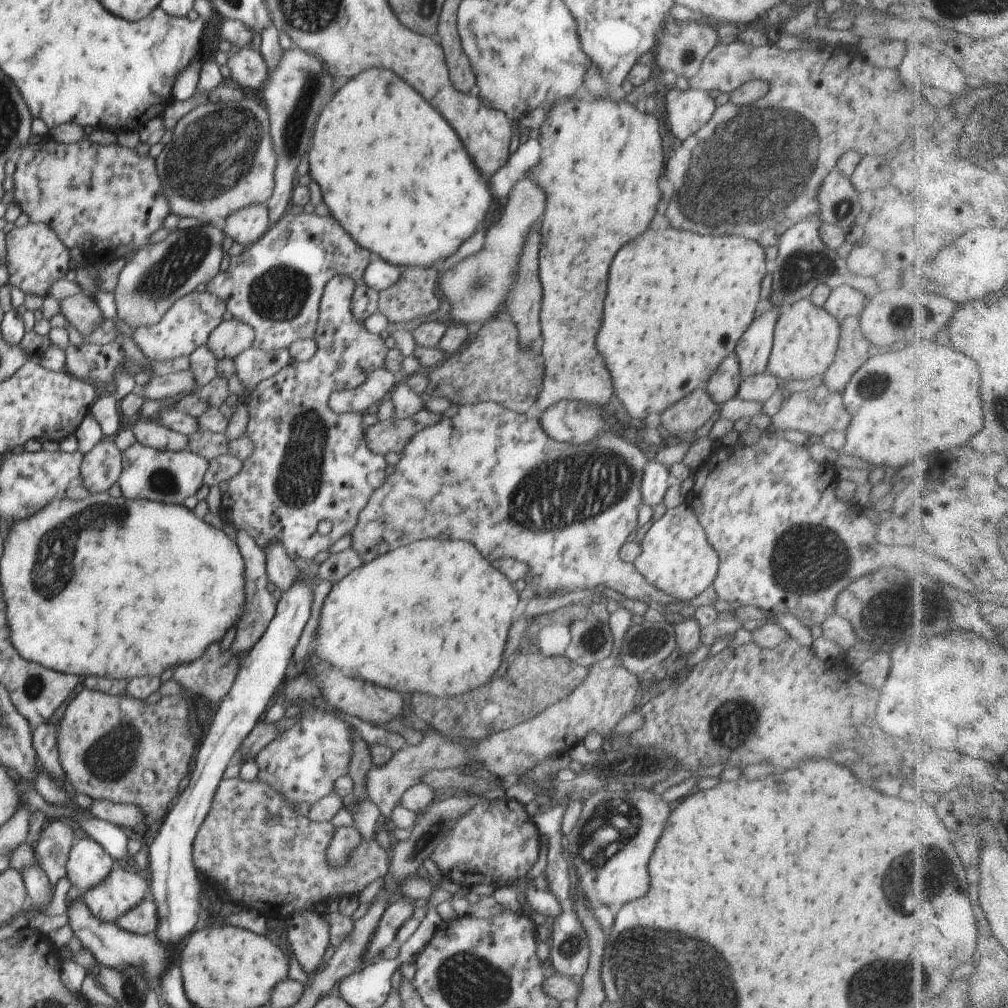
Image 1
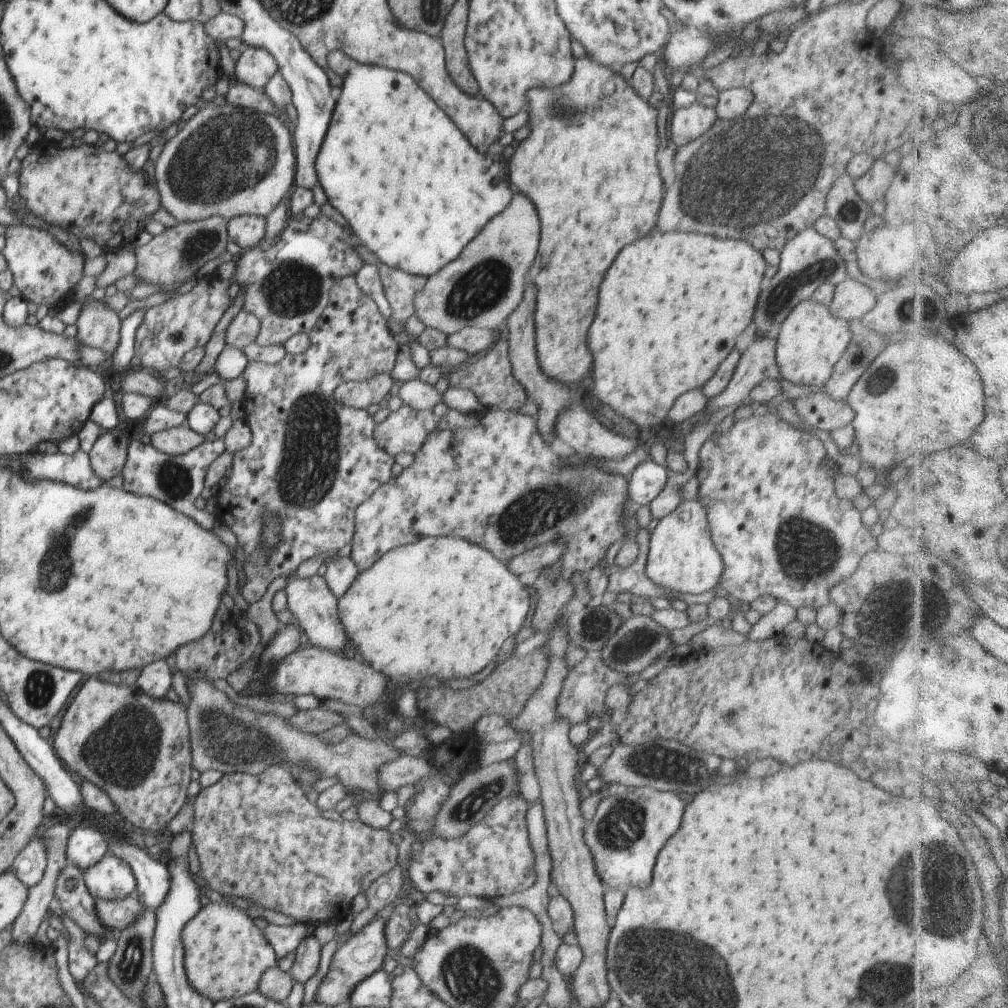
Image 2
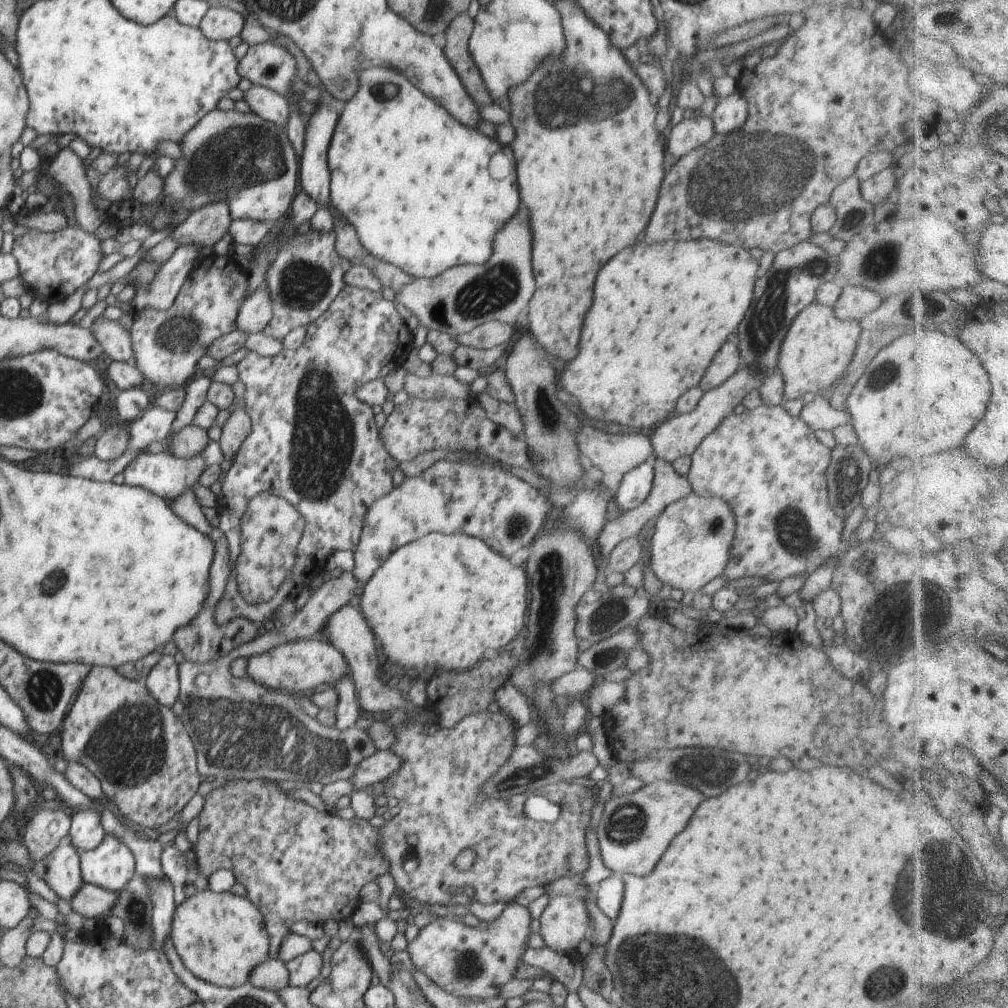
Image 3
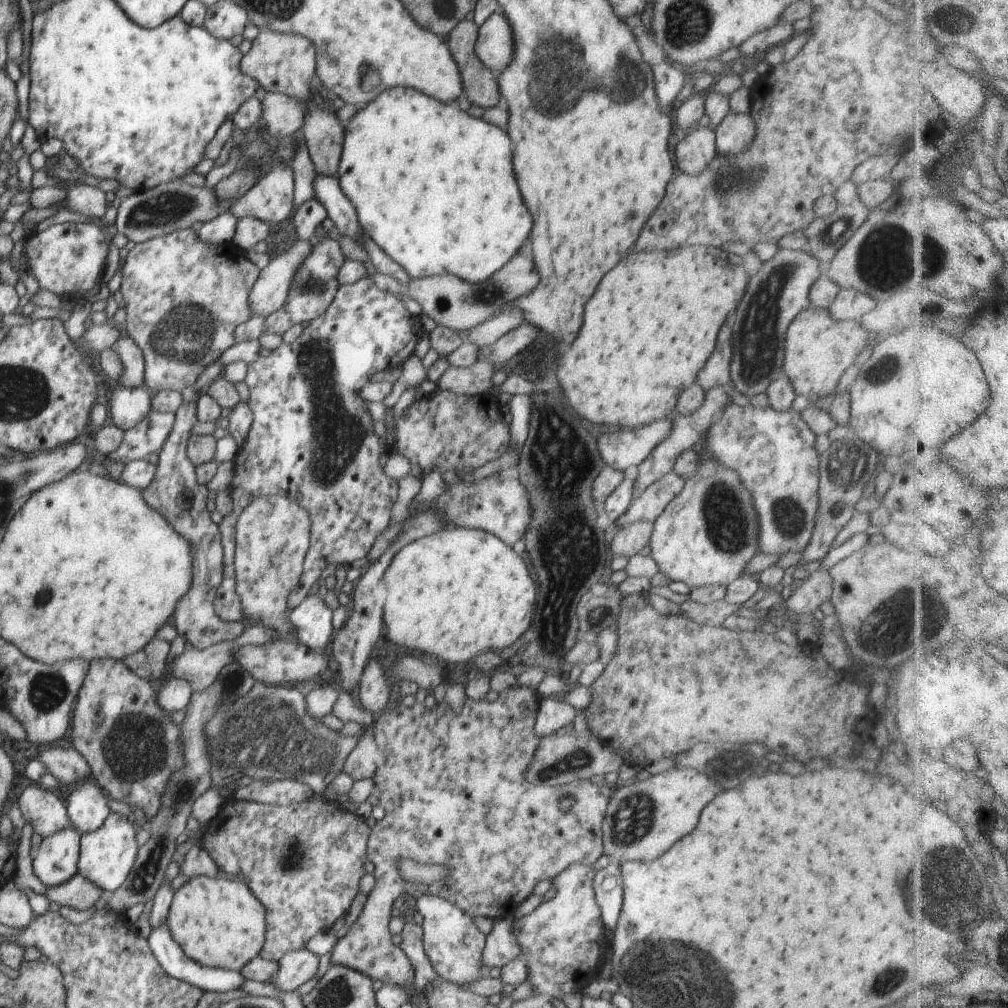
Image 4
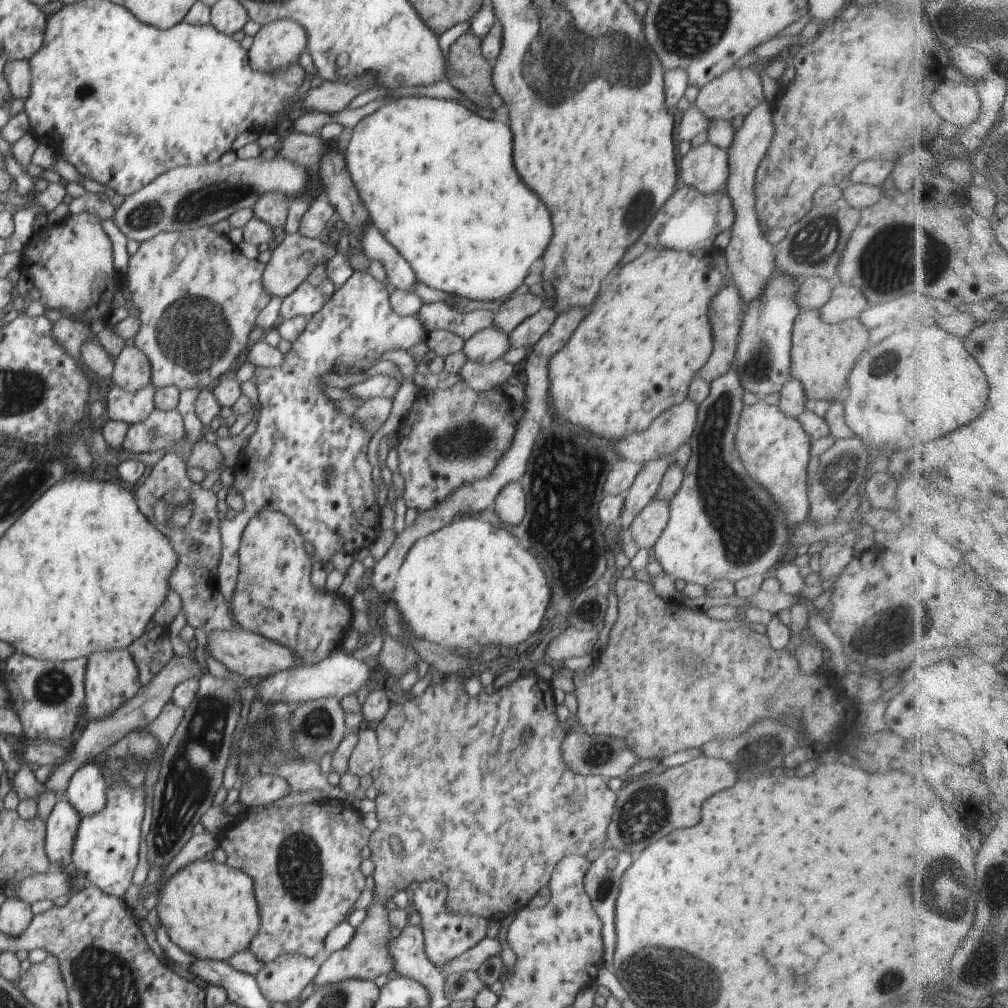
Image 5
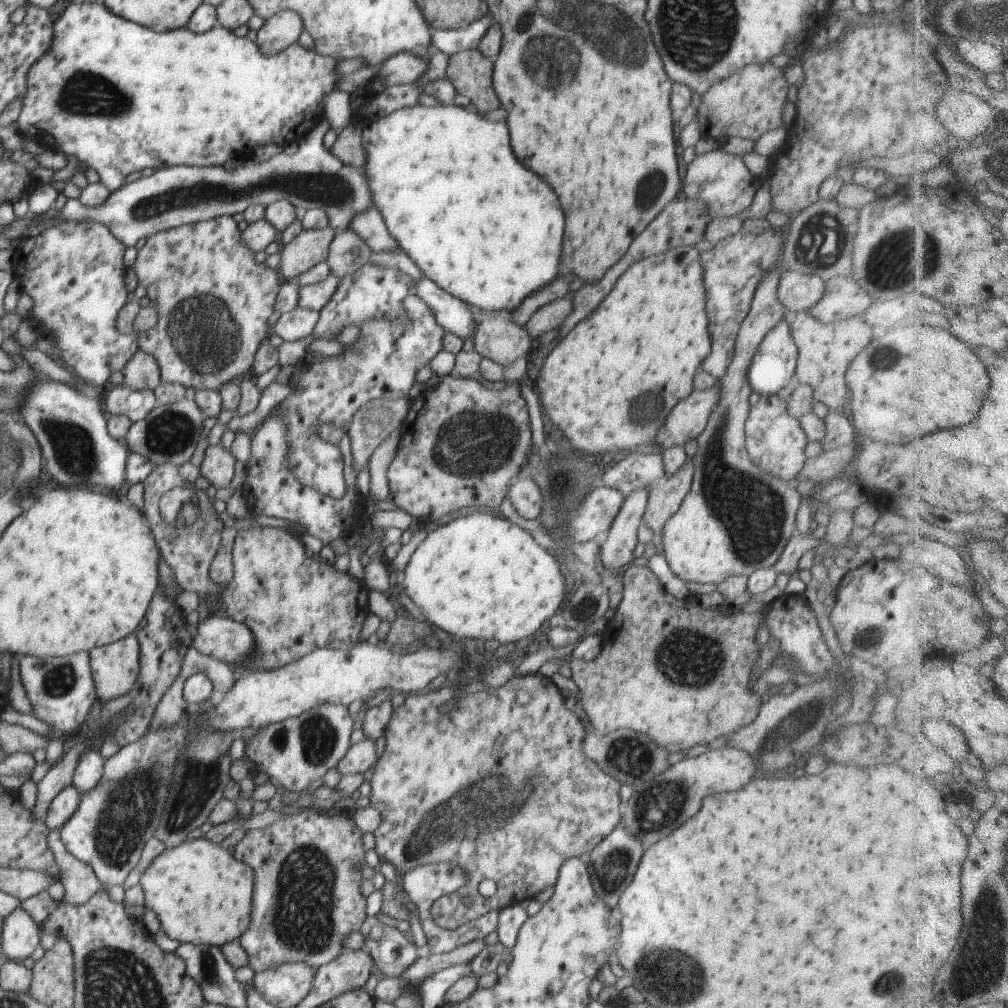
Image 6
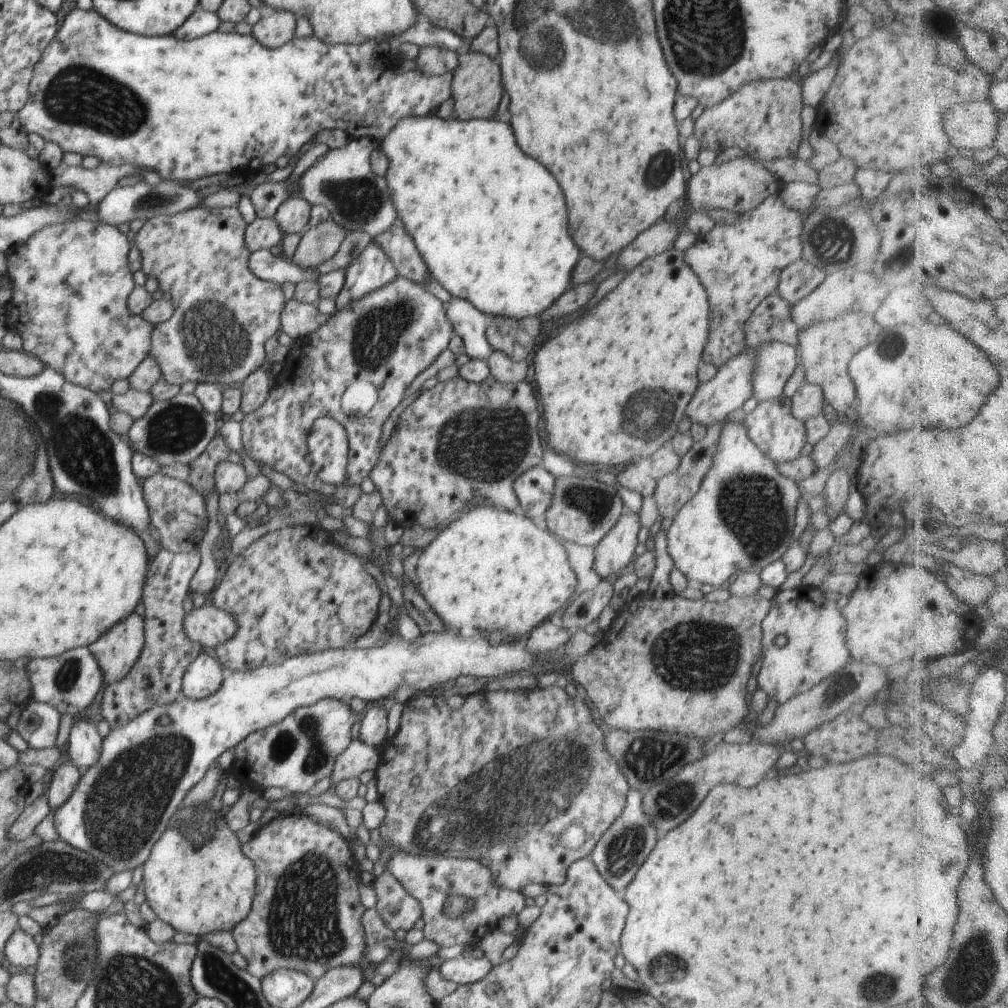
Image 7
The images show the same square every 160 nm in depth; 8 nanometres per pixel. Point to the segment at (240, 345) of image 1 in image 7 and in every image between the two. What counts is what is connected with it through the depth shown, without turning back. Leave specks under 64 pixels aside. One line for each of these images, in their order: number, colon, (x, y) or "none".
2: (243, 330)
3: (255, 313)
4: (270, 291)
5: (295, 258)
6: (310, 247)
7: (318, 243)

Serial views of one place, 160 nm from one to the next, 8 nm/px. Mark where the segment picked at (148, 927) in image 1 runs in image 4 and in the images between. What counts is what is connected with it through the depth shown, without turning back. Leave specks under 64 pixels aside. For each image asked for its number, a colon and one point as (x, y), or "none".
2: (116, 915)
3: (91, 901)
4: (80, 893)

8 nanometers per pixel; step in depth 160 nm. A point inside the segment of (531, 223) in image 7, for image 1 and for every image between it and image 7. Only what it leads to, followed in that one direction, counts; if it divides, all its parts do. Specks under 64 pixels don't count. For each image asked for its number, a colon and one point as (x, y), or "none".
1: (391, 171)
2: (414, 192)
3: (424, 194)
4: (453, 207)
5: (415, 162)
6: (490, 239)

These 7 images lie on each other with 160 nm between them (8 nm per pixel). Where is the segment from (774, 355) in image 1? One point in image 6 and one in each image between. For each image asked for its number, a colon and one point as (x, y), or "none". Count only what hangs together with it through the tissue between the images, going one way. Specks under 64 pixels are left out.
2: (810, 342)
3: (810, 362)
4: (818, 349)
5: (822, 354)
6: (825, 350)

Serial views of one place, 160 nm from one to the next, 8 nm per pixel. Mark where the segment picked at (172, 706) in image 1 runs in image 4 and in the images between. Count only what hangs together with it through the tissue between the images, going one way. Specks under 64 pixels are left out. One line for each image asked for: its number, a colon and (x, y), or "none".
2: (136, 749)
3: (146, 762)
4: (132, 745)

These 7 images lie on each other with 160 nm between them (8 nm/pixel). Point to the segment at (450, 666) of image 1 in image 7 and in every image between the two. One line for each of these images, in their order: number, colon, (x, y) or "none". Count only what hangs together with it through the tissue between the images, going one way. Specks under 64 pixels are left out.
2: (443, 607)
3: (442, 600)
4: (450, 595)
5: (468, 583)
6: (479, 577)
7: (491, 570)

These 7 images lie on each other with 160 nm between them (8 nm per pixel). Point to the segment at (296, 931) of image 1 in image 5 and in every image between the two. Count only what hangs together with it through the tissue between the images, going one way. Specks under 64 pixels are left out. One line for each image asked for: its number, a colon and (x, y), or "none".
2: (307, 954)
3: (303, 969)
4: (296, 967)
5: (283, 980)

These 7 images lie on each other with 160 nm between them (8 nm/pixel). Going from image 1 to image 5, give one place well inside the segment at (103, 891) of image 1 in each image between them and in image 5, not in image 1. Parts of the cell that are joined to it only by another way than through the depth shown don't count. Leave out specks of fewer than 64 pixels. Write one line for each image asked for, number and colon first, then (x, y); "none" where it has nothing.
2: (110, 879)
3: (111, 865)
4: (106, 856)
5: (105, 851)

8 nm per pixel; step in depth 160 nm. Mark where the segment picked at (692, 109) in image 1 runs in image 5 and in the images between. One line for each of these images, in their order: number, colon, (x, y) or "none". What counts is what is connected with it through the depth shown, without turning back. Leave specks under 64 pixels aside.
2: (688, 123)
3: (695, 129)
4: (693, 153)
5: (705, 167)

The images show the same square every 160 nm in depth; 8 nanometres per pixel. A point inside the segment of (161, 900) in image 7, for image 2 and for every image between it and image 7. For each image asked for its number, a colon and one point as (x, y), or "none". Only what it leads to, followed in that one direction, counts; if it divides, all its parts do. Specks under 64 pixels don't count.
2: (226, 954)
3: (220, 938)
4: (218, 923)
5: (209, 910)
6: (201, 894)

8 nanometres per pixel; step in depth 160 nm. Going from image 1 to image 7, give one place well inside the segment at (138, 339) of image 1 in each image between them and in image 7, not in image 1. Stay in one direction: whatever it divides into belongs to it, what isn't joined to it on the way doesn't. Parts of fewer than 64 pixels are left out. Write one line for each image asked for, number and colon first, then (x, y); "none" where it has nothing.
2: (168, 331)
3: (167, 344)
4: (184, 298)
5: (198, 296)
6: (213, 298)
7: (223, 314)

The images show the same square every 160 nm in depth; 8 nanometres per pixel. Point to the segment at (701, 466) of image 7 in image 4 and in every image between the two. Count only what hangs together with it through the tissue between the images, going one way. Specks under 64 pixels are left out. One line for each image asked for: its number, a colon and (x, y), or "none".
4: (629, 540)
5: (646, 528)
6: (665, 497)

